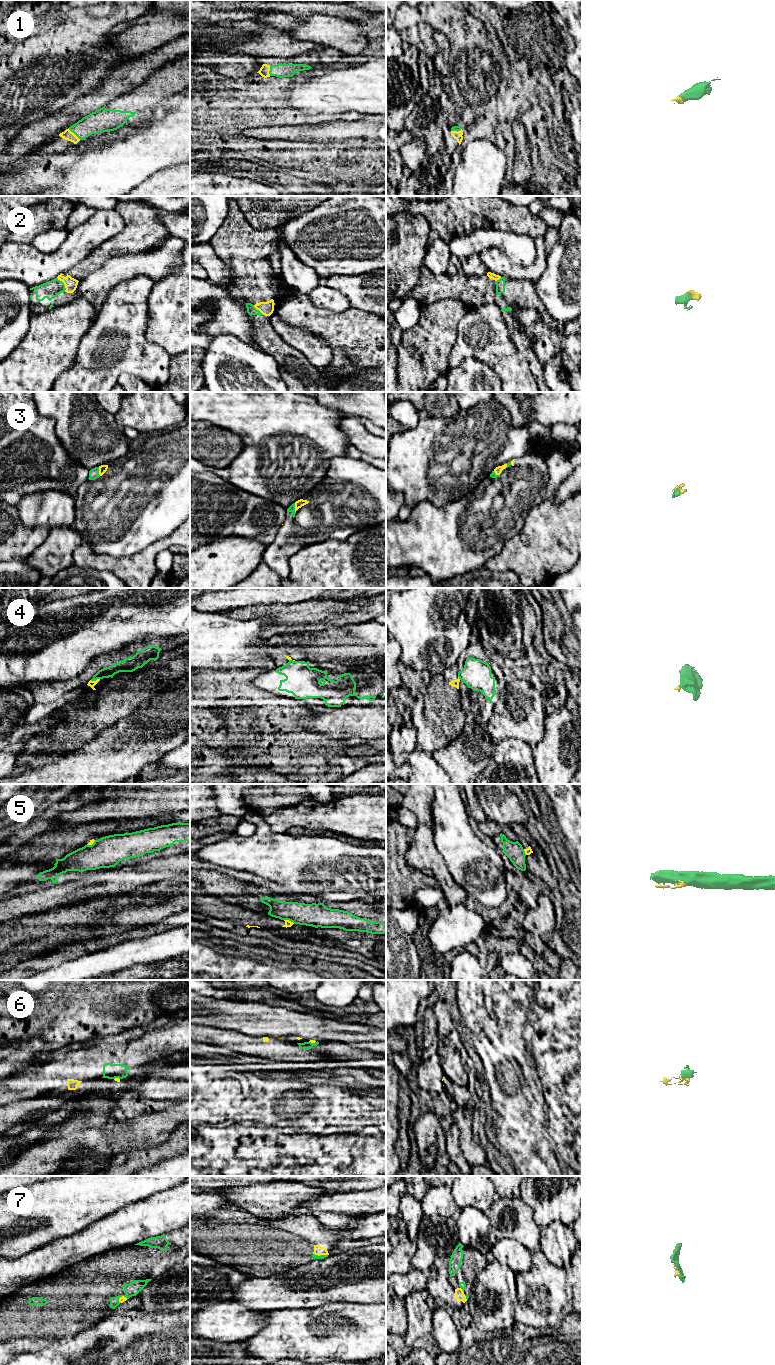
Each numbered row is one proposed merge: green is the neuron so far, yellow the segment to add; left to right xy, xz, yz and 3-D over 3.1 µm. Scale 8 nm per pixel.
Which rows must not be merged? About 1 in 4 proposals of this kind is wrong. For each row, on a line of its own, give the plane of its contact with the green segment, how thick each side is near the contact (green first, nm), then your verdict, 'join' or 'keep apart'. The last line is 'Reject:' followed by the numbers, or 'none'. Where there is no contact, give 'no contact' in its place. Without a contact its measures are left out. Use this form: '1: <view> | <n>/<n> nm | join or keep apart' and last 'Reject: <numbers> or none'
1: xy | 190/80 nm | join
2: xy | 140/100 nm | join
3: xz | 50/60 nm | join
4: xy | 90/50 nm | keep apart
5: xz | 190/50 nm | keep apart
6: xz | 60/30 nm | join
7: xz | 40/80 nm | join
Reject: 4, 5

